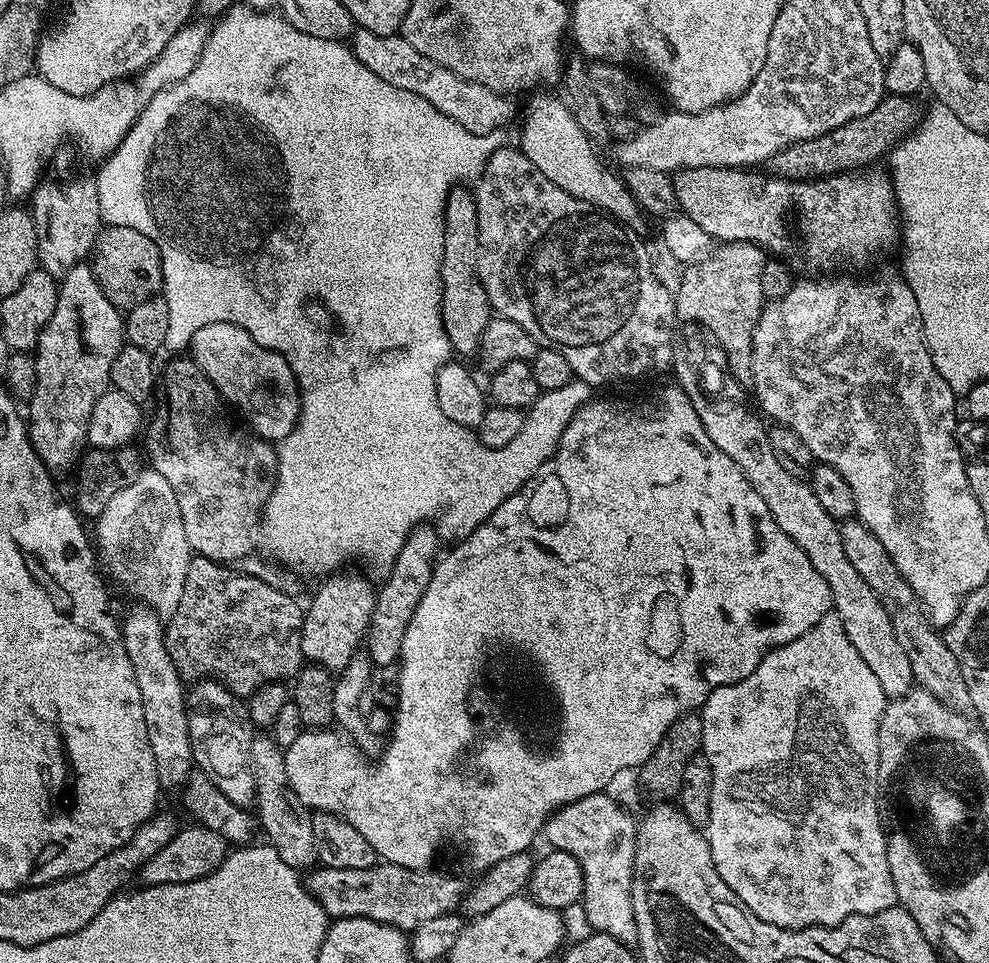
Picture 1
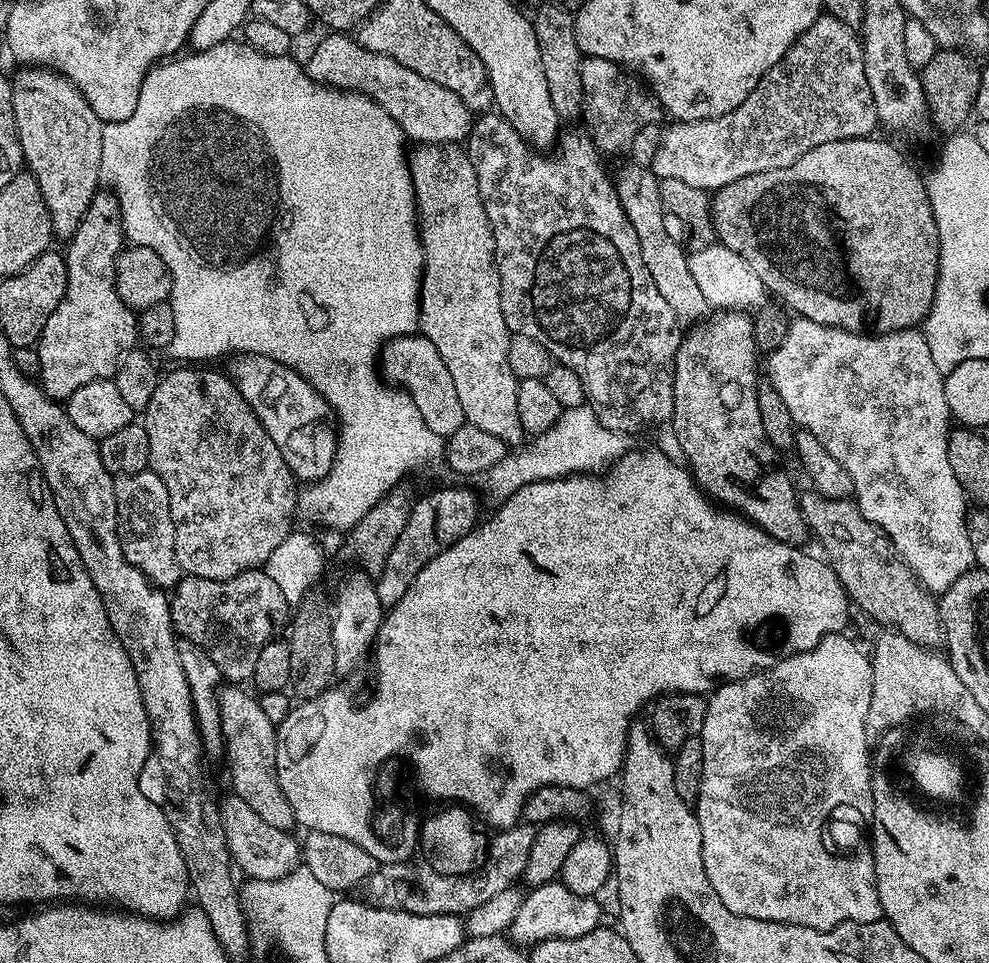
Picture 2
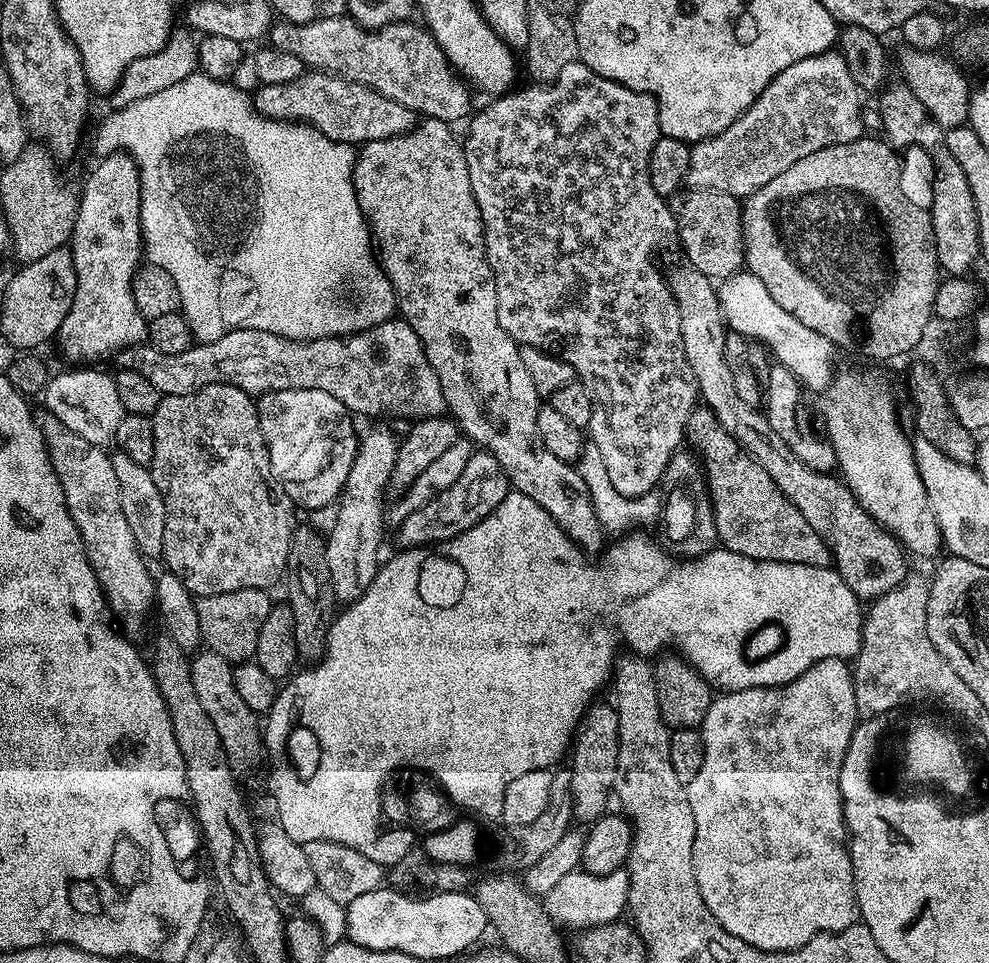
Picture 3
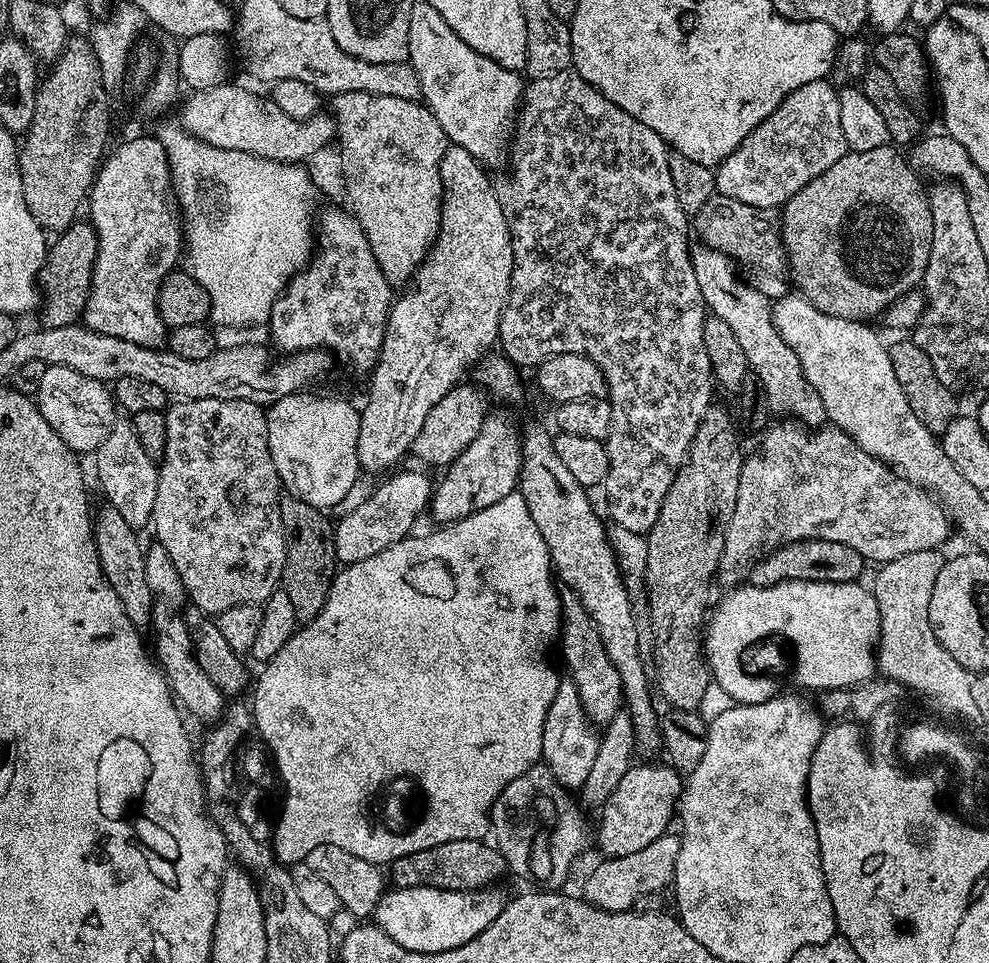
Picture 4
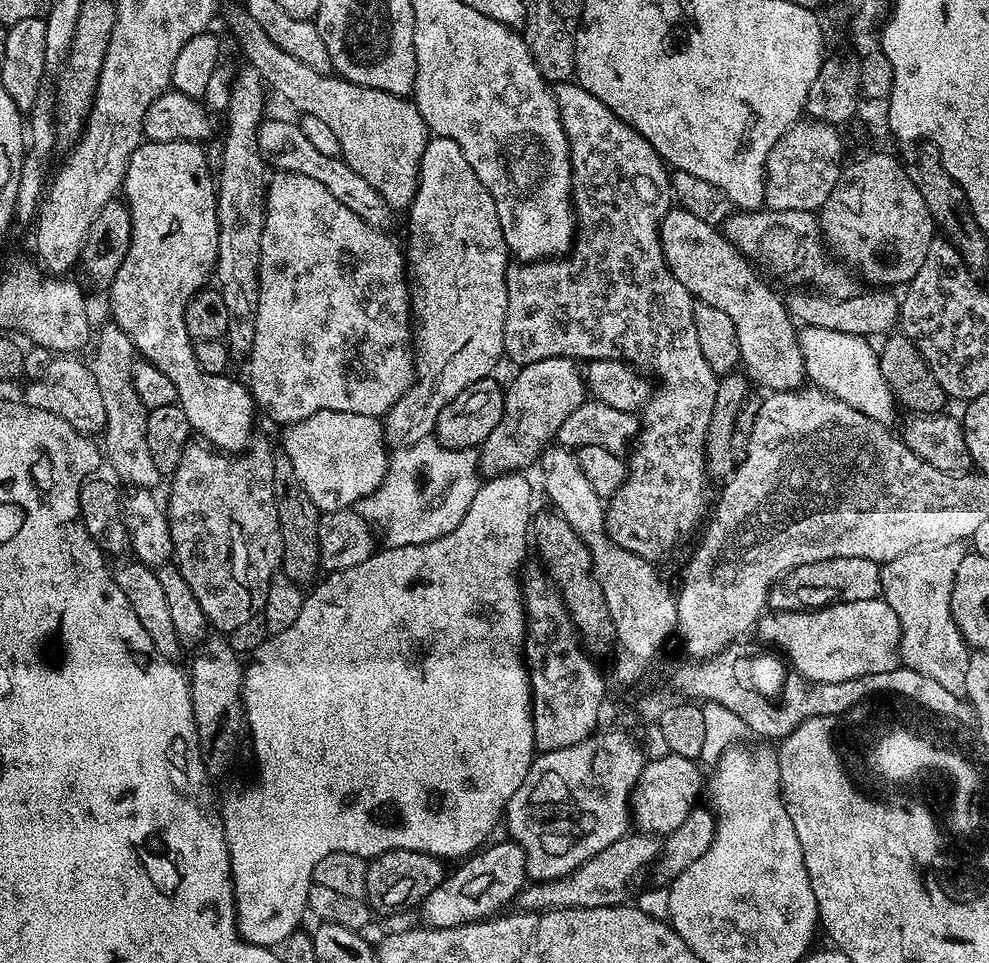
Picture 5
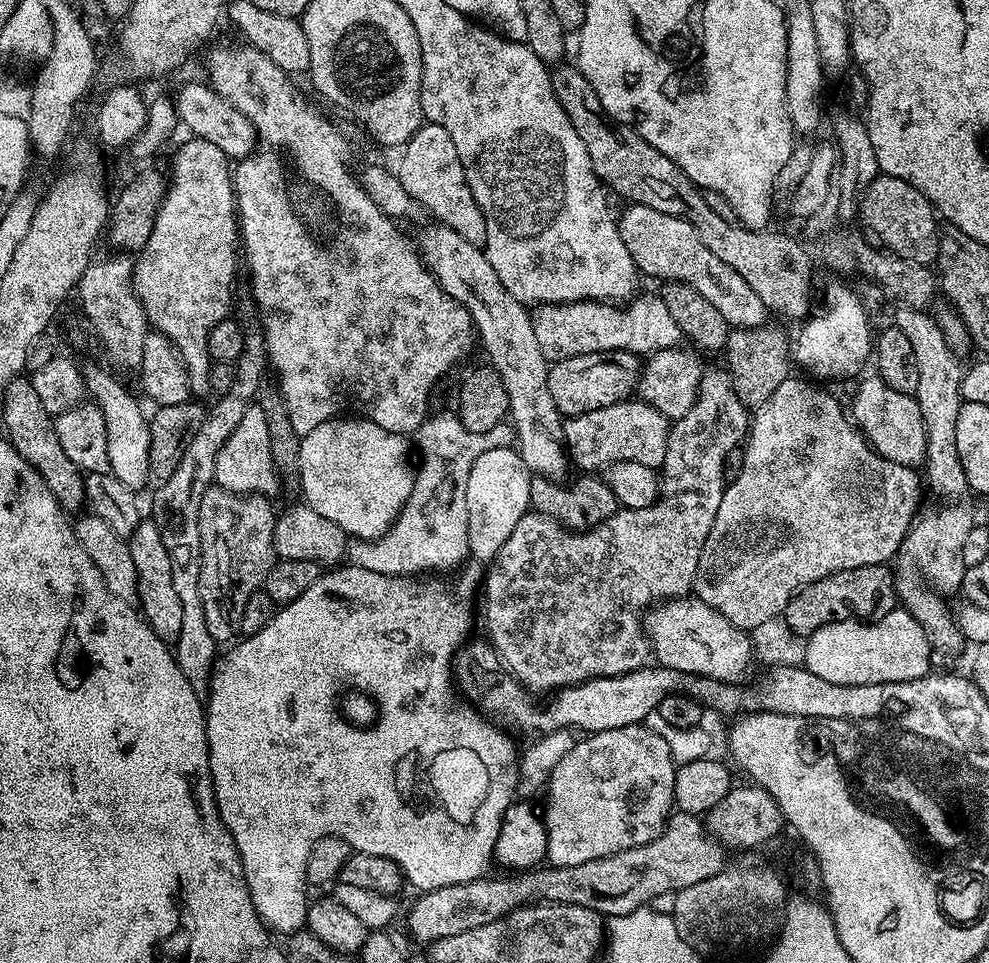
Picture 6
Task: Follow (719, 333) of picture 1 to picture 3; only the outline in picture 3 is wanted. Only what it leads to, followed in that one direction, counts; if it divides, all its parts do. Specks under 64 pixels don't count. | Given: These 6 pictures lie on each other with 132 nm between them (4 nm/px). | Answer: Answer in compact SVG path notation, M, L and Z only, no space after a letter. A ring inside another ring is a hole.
M700 406L692 413L688 419L686 440L689 445L692 443L696 447L695 455L702 461L702 471L708 486L708 498L712 502L710 520L711 523L716 523L716 536L720 539L717 541L723 547L729 548L731 552L746 554L746 558L751 560L794 562L819 568L826 568L832 564L832 551L814 530L814 526L810 526L810 522L802 518L802 510L798 510L798 506L794 506L790 498L776 488L770 474L766 474L764 467L753 456L742 451L740 443L720 425L711 408Z

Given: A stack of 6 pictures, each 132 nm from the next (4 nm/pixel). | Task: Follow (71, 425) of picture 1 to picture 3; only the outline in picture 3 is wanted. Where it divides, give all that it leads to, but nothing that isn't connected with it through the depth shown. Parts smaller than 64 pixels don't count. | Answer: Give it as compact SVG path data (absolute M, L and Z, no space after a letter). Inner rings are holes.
M111 152L97 161L84 189L79 189L70 241L76 289L70 314L62 318L58 333L60 346L70 358L112 358L122 349L141 343L146 336L146 321L132 293L132 280L144 252L144 236L140 232L140 171L126 152Z

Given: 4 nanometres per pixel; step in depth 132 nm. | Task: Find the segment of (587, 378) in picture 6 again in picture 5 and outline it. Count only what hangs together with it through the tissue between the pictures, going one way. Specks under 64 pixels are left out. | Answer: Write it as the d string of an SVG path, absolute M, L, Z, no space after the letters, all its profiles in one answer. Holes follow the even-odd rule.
M559 354L555 356L541 355L538 360L529 360L517 372L520 373L504 388L504 409L502 416L498 418L498 424L494 426L494 430L490 430L490 434L478 449L479 471L488 478L516 474L521 470L528 470L524 468L530 467L531 464L533 467L539 461L540 453L555 437L558 426L566 420L566 414L570 414L570 410L582 406L586 399L584 374L581 365L573 357Z

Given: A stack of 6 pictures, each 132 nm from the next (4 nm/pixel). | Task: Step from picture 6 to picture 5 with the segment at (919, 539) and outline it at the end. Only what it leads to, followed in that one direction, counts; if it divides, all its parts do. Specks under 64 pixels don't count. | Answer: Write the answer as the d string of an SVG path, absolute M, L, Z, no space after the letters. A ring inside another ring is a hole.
M963 543L930 545L926 548L915 548L880 564L882 599L890 606L890 610L894 610L894 614L898 614L900 623L900 664L910 670L918 670L918 674L926 674L926 678L934 678L934 682L939 682L946 690L957 694L963 693L966 686L966 666L970 649L952 616L952 591L954 574L958 574L958 566L965 554Z

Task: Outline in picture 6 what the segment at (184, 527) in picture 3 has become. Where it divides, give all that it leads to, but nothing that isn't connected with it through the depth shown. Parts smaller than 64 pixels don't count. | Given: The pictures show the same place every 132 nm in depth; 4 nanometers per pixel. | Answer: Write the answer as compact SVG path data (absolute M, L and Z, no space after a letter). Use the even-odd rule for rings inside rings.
M210 486L198 510L198 530L202 542L200 593L206 610L206 627L217 642L232 642L240 636L242 609L250 594L261 591L266 574L278 557L274 546L274 526L278 515L266 496L240 496L225 488Z

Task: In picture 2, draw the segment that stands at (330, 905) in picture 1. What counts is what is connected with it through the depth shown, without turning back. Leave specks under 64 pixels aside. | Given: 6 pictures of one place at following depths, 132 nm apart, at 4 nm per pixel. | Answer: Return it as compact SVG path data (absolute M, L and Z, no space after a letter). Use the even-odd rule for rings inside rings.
M521 822L513 828L497 831L495 835L491 837L484 864L468 876L443 876L430 867L425 867L424 872L416 872L412 862L380 864L366 881L367 903L376 908L427 916L467 914L474 910L474 906L482 906L482 902L487 902L488 899L502 894L502 890L513 887L523 877L526 861L530 858L530 848L536 841L536 828L527 822Z

